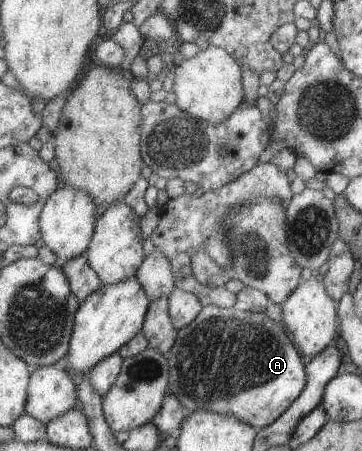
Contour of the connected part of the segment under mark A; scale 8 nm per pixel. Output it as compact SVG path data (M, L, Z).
M205 305L201 312L192 320L186 327L180 328L177 331L178 337L175 339L175 344L165 354L170 364L170 383L169 390L175 394L181 401L181 404L190 412L196 410L210 410L213 412L223 413L226 415L234 416L243 422L249 424L249 426L255 428L263 428L269 426L272 422L275 422L291 406L291 403L303 392L305 383L307 382L305 364L303 364L303 358L301 358L301 352L299 352L297 346L289 335L289 332L285 329L285 326L267 317L265 313L260 310L256 311L242 311L236 307L220 307L215 305Z

